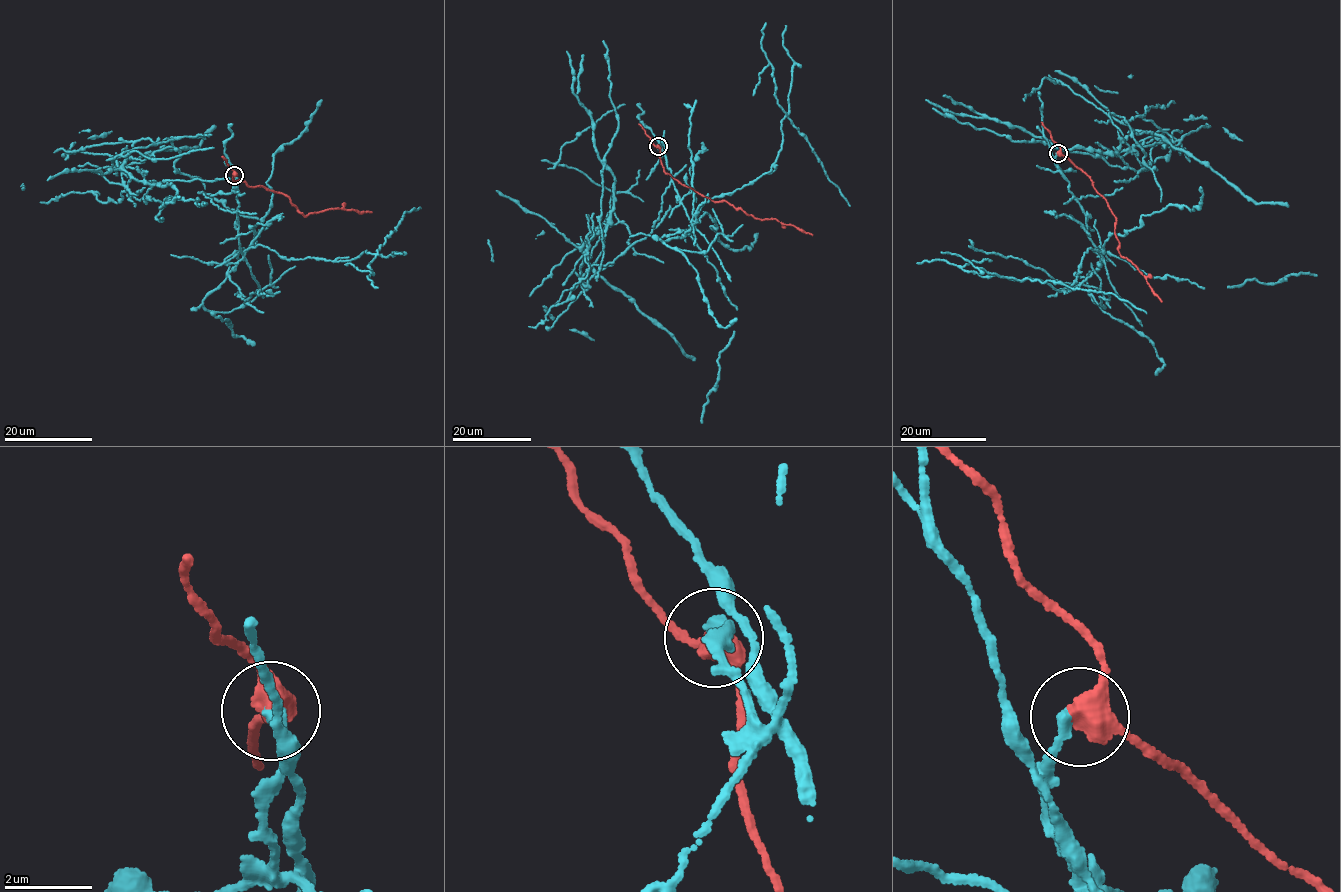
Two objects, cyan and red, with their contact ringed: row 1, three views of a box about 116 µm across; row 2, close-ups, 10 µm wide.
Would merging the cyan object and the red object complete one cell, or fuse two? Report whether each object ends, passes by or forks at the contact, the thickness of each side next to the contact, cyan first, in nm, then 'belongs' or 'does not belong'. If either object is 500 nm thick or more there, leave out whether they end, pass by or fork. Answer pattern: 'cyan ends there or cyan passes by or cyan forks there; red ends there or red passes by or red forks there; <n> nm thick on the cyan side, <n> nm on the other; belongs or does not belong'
cyan ends there; red passes by; 280 nm thick on the cyan side, 480 nm on the other; does not belong

